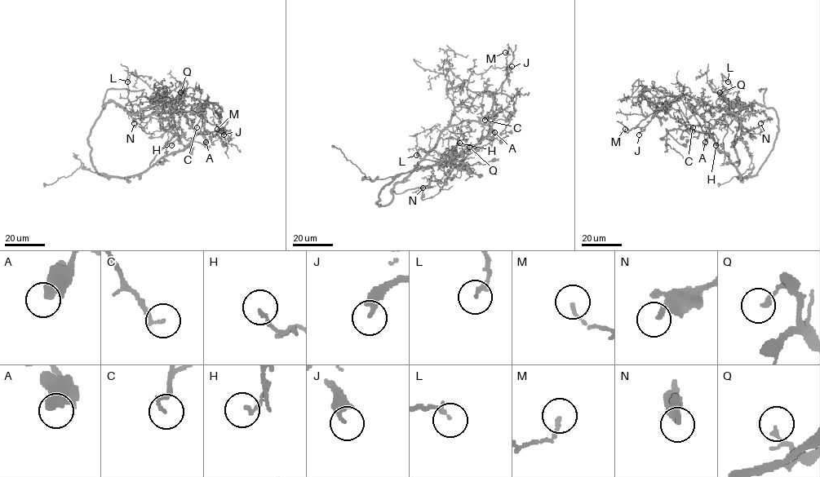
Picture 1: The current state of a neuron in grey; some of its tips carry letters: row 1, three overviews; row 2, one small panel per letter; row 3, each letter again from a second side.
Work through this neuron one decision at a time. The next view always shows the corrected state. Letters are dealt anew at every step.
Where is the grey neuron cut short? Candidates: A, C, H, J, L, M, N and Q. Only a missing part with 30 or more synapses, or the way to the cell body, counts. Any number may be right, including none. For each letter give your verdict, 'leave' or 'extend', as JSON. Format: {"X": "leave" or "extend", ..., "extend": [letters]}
{"A": "leave", "C": "leave", "H": "leave", "J": "leave", "L": "leave", "M": "leave", "N": "leave", "Q": "leave", "extend": []}

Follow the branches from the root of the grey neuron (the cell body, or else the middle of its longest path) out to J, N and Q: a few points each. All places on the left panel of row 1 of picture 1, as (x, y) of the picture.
J: (188, 143), (204, 130), (201, 106), (212, 109), (219, 119), (223, 134)
N: (188, 143), (151, 166), (154, 156), (175, 130), (169, 119), (158, 112), (134, 118), (134, 123)
Q: (188, 143), (196, 133), (190, 126), (194, 115), (165, 103), (166, 111), (170, 108), (163, 110), (180, 92)

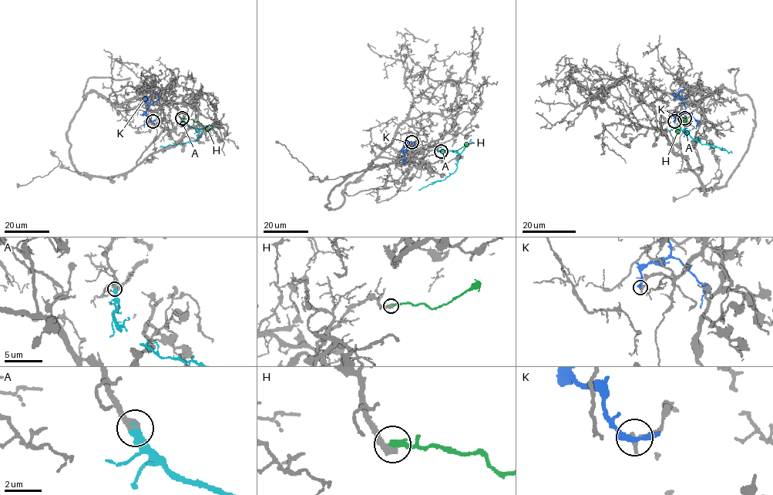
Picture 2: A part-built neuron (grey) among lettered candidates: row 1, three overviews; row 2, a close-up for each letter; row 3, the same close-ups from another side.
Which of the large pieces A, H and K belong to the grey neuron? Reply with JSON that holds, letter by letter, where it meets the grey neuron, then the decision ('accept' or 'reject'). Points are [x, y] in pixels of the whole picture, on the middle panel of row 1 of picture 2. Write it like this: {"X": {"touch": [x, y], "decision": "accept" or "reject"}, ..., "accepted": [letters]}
{"A": {"touch": [441, 151], "decision": "accept"}, "H": {"touch": [441, 151], "decision": "reject"}, "K": {"touch": [411, 142], "decision": "reject"}, "accepted": ["A"]}

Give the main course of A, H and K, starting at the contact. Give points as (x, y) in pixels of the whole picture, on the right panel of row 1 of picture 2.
A: (684, 119), (683, 129), (695, 140), (732, 153)
H: (684, 118), (679, 134)
K: (673, 121), (674, 116), (684, 109), (684, 104), (678, 98), (678, 92), (683, 88)

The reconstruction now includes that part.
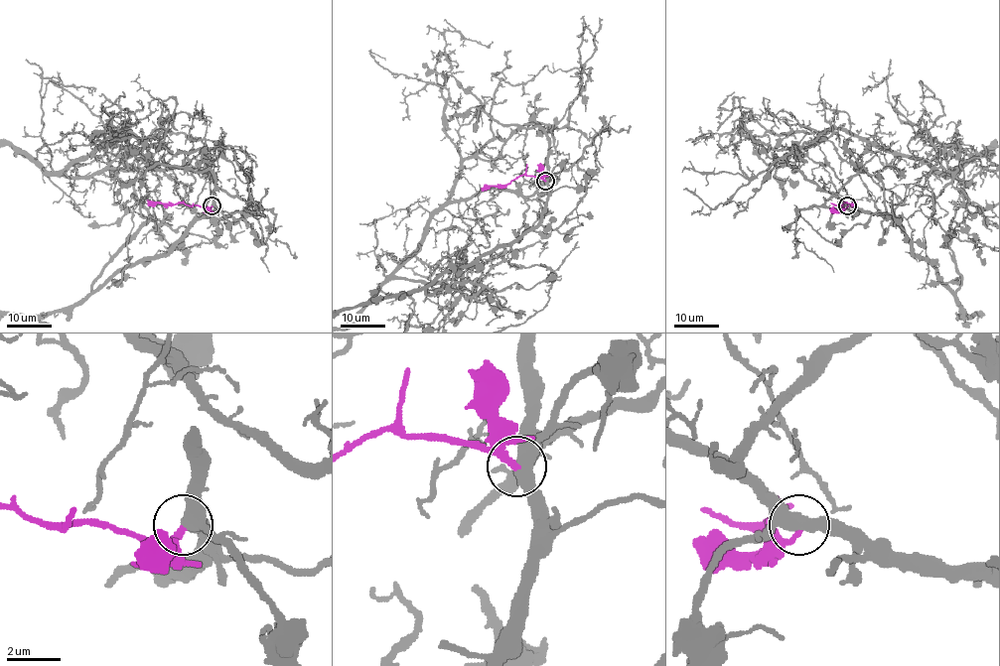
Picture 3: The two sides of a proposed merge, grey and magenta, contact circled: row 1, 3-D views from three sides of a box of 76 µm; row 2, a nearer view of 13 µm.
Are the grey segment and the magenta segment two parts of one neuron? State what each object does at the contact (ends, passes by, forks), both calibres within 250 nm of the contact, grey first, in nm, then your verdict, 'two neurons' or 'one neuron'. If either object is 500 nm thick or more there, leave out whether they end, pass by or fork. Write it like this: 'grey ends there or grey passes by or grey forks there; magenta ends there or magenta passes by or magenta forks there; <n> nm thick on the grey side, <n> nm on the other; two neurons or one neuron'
grey passes by; magenta ends there; 480 nm thick on the grey side, 200 nm on the other; one neuron

